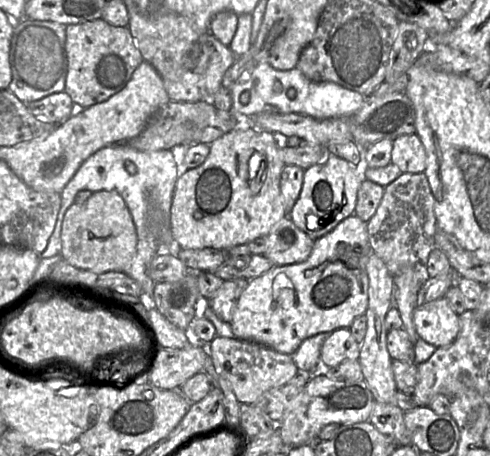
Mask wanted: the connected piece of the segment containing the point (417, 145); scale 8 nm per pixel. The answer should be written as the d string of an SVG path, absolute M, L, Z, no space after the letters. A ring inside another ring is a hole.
M416 133L393 140L391 163L403 173L417 174L425 171L426 151Z

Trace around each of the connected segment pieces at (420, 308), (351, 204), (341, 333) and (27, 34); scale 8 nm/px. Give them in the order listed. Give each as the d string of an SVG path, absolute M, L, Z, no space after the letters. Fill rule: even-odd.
M445 297L418 305L413 312L413 324L417 337L436 348L450 345L460 330L459 315L451 309Z
M330 156L325 162L313 165L304 171L303 186L299 198L288 217L313 240L332 231L340 222L354 215L358 189L363 178L358 177L354 165L337 157ZM308 220L314 221L315 229L309 229Z
M347 328L332 331L321 346L320 371L336 367L344 361L358 360L360 345Z
M26 17L14 22L10 47L12 79L7 89L23 103L64 91L68 71L66 26L54 21Z

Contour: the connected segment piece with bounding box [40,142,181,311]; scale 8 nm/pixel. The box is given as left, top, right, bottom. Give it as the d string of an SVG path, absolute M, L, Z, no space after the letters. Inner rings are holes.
M122 142L102 148L92 154L79 167L72 179L64 187L61 195L61 206L58 212L54 230L48 240L46 249L40 254L40 258L56 256L61 251L61 227L67 209L74 203L79 191L88 190L92 193L99 191L116 191L124 199L134 222L137 233L137 252L130 265L124 271L141 287L140 303L147 309L155 309L153 291L155 283L149 276L149 264L158 254L157 241L148 228L148 205L154 199L160 205L160 209L166 216L171 215L173 193L177 179L181 174L180 155L175 150L160 150L154 152L139 151L127 142ZM131 161L136 166L136 173L129 174L125 170L125 162Z

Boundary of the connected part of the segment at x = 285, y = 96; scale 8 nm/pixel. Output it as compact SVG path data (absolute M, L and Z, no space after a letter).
M259 62L252 70L250 78L245 82L235 81L227 87L232 97L232 112L242 123L250 122L251 118L265 112L265 106L272 105L278 109L278 113L296 113L310 116L316 119L330 119L337 117L351 117L357 112L365 101L365 96L357 91L347 89L334 82L314 82L309 80L298 68L281 71L270 64Z

